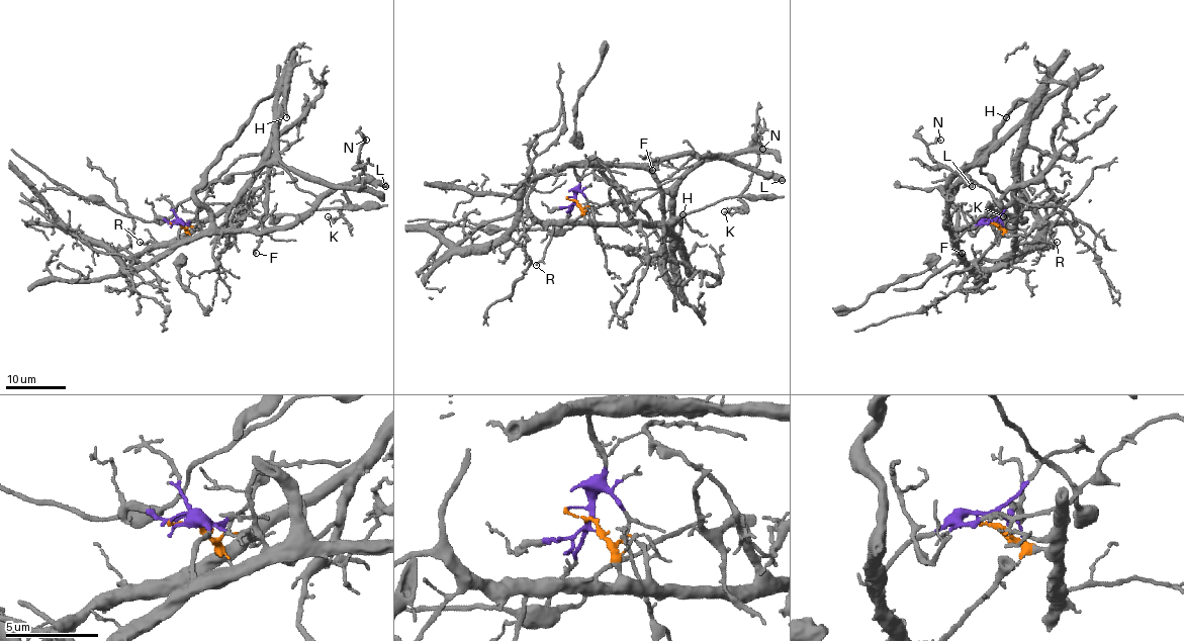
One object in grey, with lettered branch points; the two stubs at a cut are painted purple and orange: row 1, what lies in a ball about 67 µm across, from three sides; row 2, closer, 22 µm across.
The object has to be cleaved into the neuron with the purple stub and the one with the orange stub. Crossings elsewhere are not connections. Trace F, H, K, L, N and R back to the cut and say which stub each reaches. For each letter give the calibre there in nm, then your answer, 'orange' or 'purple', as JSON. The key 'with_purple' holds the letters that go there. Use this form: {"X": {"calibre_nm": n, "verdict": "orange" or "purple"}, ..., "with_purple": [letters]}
{"F": {"calibre_nm": 120, "verdict": "purple"}, "H": {"calibre_nm": 160, "verdict": "orange"}, "K": {"calibre_nm": 90, "verdict": "purple"}, "L": {"calibre_nm": 600, "verdict": "purple"}, "N": {"calibre_nm": 240, "verdict": "purple"}, "R": {"calibre_nm": 90, "verdict": "orange"}, "with_purple": ["F", "K", "L", "N"]}

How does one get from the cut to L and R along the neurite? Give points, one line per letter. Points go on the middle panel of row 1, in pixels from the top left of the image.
L: (575, 200), (579, 183), (576, 165), (653, 165), (670, 158), (722, 155), (764, 173), (775, 173), (783, 180)
R: (576, 200), (584, 218), (558, 222), (545, 256), (536, 265)

